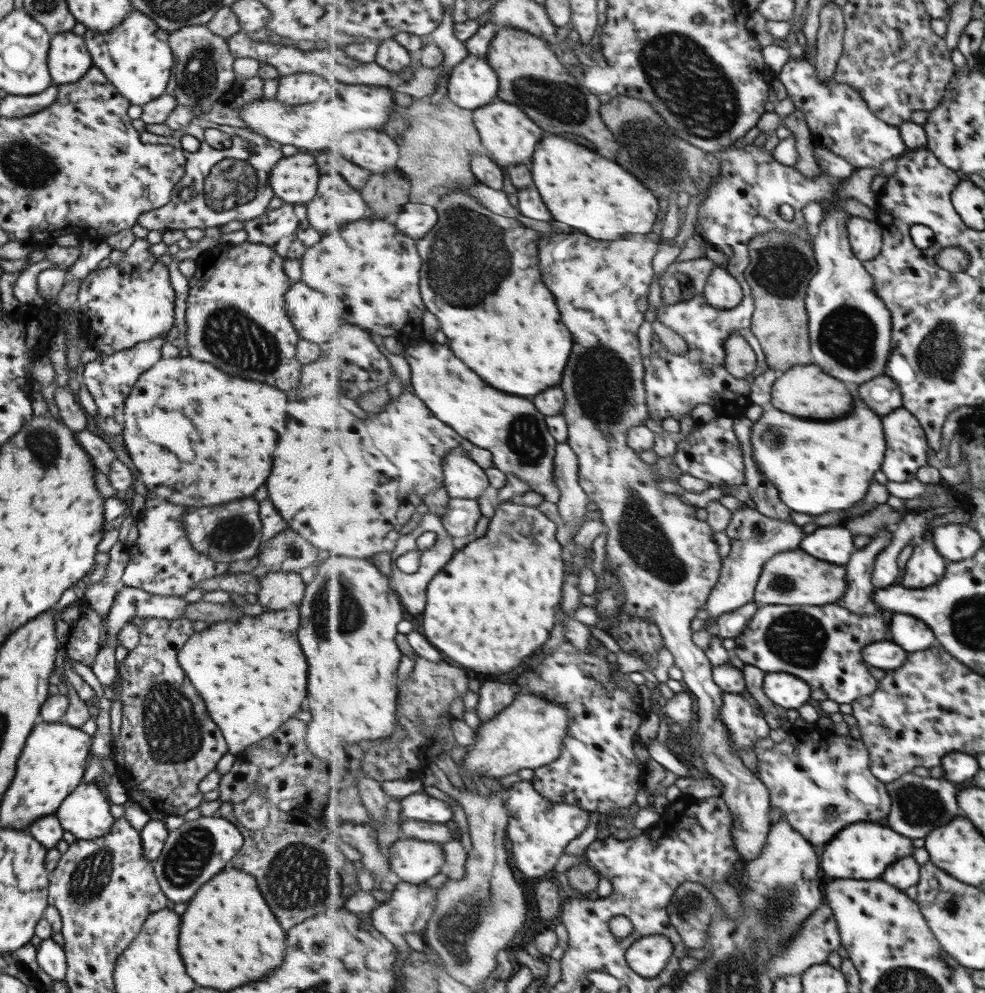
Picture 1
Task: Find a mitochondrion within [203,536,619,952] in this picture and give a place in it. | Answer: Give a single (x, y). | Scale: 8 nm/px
(297, 878)

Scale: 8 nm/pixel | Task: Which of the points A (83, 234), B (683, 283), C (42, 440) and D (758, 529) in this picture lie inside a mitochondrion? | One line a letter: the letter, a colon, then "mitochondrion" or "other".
A: other
B: mitochondrion
C: mitochondrion
D: other

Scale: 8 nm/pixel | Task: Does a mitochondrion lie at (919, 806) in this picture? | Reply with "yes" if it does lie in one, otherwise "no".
yes

